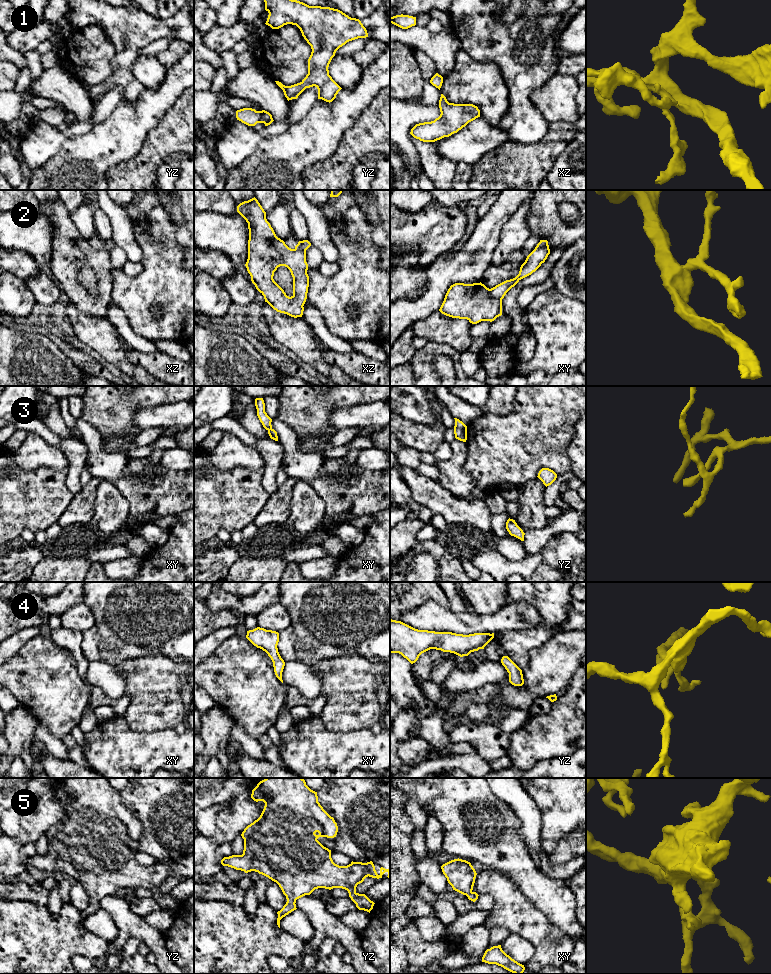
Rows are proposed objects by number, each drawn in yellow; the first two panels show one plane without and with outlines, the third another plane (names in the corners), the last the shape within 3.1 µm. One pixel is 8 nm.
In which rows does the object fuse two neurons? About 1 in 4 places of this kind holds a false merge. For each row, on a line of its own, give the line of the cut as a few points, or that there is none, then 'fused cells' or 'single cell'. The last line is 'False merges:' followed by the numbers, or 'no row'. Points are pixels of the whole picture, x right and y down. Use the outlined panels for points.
1: no cut; single cell
2: cut in xy along (489, 289), (489, 293), (493, 297), (501, 300); fused cells
3: no cut; single cell
4: no cut; single cell
5: no cut; single cell
False merges: 2

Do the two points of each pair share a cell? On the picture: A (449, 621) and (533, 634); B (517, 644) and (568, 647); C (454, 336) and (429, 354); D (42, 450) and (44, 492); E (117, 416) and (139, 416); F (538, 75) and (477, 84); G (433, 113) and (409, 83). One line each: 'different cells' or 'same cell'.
A: different cells
B: different cells
C: different cells
D: different cells
E: different cells
F: different cells
G: different cells

